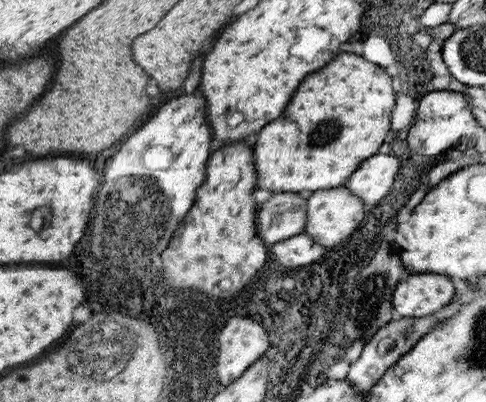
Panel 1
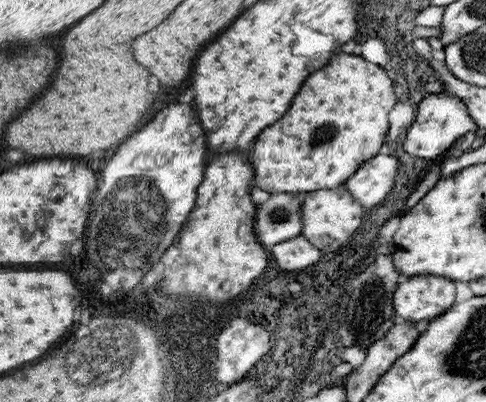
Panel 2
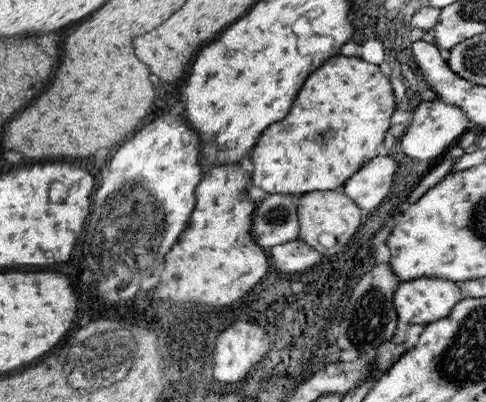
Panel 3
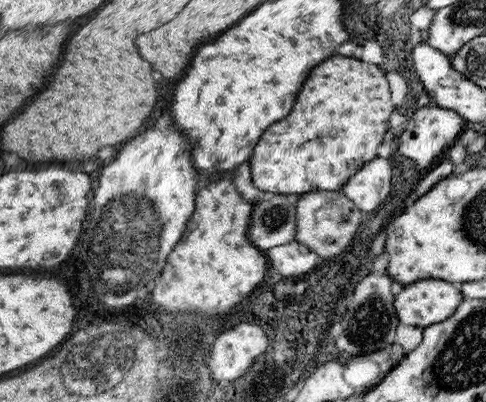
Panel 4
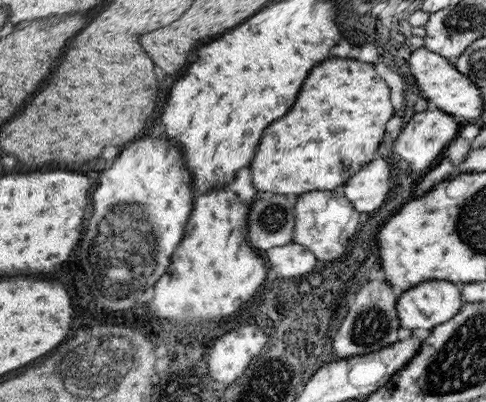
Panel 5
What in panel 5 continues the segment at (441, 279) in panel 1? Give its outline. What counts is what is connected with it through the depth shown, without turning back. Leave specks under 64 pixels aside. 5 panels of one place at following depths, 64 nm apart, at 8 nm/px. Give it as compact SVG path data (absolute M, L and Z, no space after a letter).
M433 280L427 284L419 284L419 288L413 288L409 292L403 292L397 300L397 320L399 320L399 328L403 330L433 330L441 324L447 324L447 320L455 320L455 316L459 316L459 308L465 308L465 304L461 302L461 294L457 290L455 284L443 282L443 280Z

